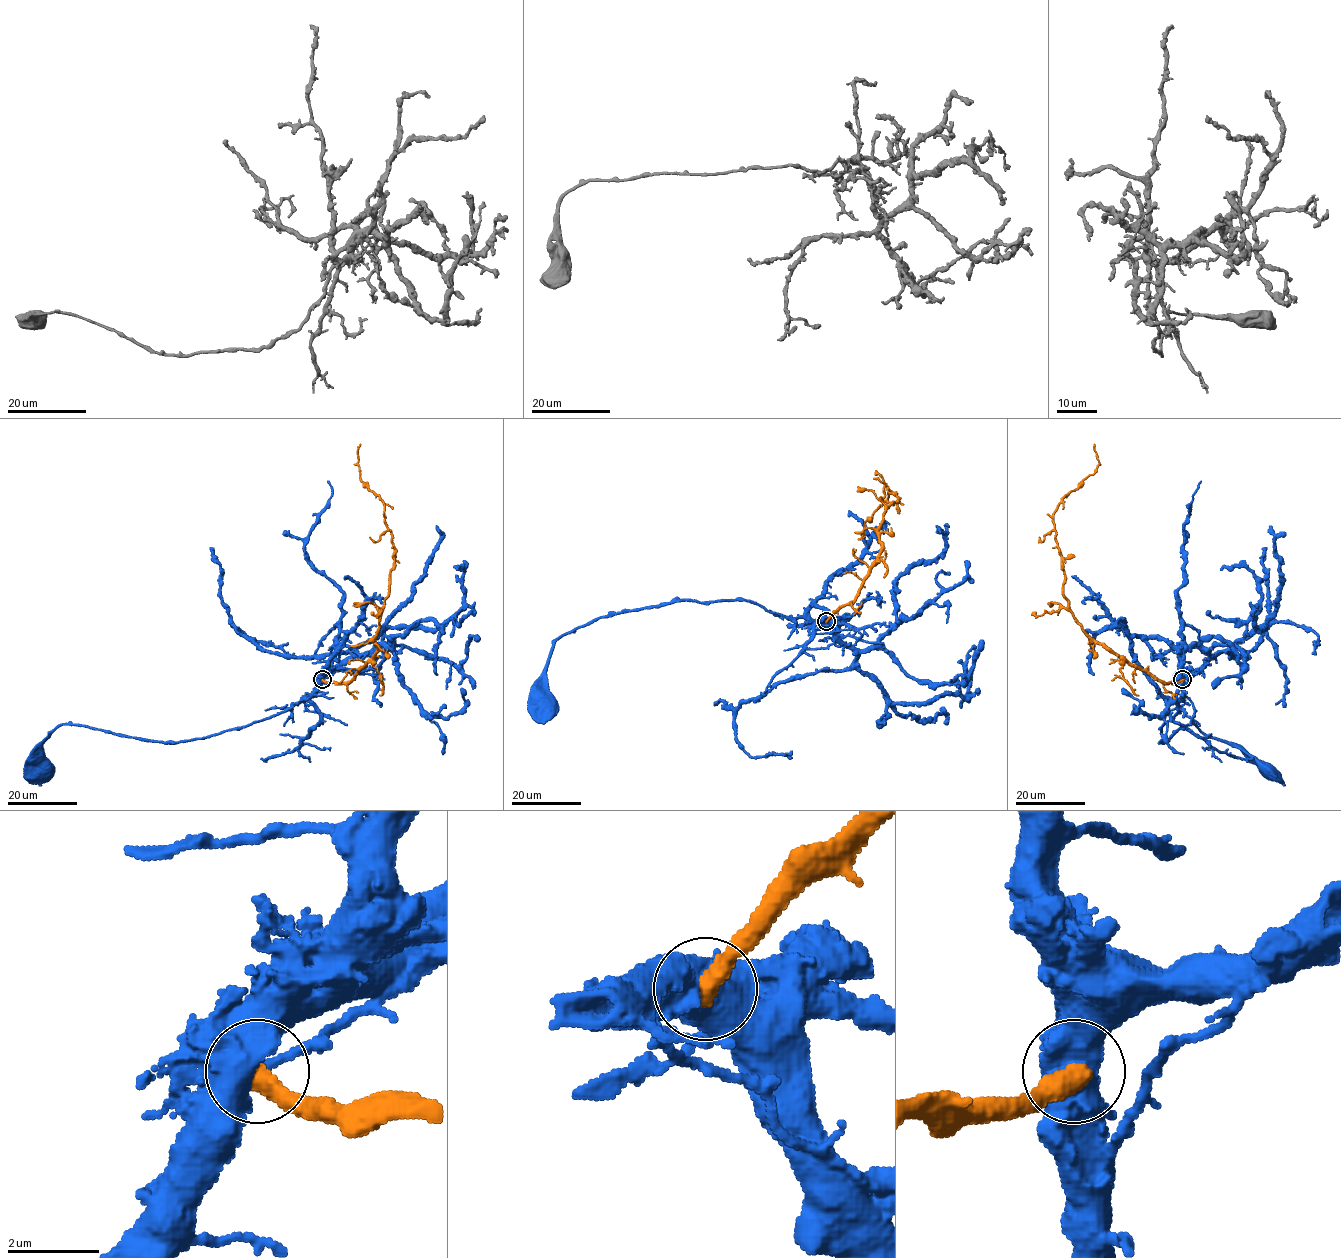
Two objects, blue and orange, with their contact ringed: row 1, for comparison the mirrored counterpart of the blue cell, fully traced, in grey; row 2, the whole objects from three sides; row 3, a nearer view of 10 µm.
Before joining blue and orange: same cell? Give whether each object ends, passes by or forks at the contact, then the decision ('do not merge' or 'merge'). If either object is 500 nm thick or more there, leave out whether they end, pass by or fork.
do not merge

